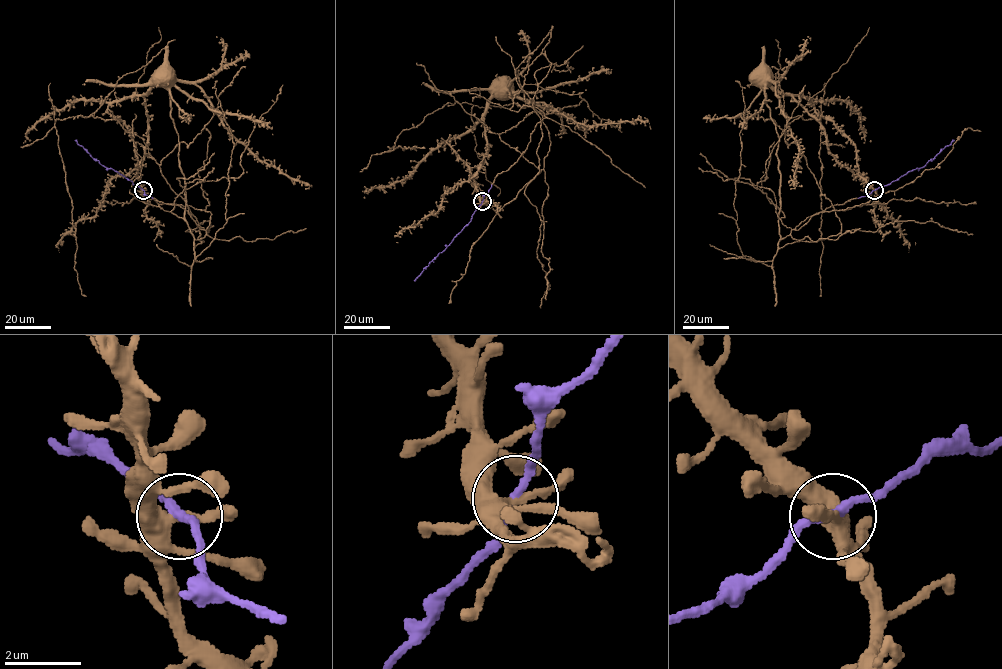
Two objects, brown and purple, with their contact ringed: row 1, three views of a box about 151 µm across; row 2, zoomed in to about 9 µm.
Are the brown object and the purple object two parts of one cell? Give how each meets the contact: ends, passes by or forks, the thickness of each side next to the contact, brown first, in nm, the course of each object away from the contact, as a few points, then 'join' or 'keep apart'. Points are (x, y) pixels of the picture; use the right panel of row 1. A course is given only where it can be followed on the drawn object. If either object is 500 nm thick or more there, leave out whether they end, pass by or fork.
brown forks; purple passes by; calibres 320 and 200 nm; course brown (875, 190), (859, 174), (855, 146), (836, 125), (821, 117), (806, 98), (773, 91), (762, 85), (760, 77); course purple (875, 190), (922, 168), (954, 140); join

